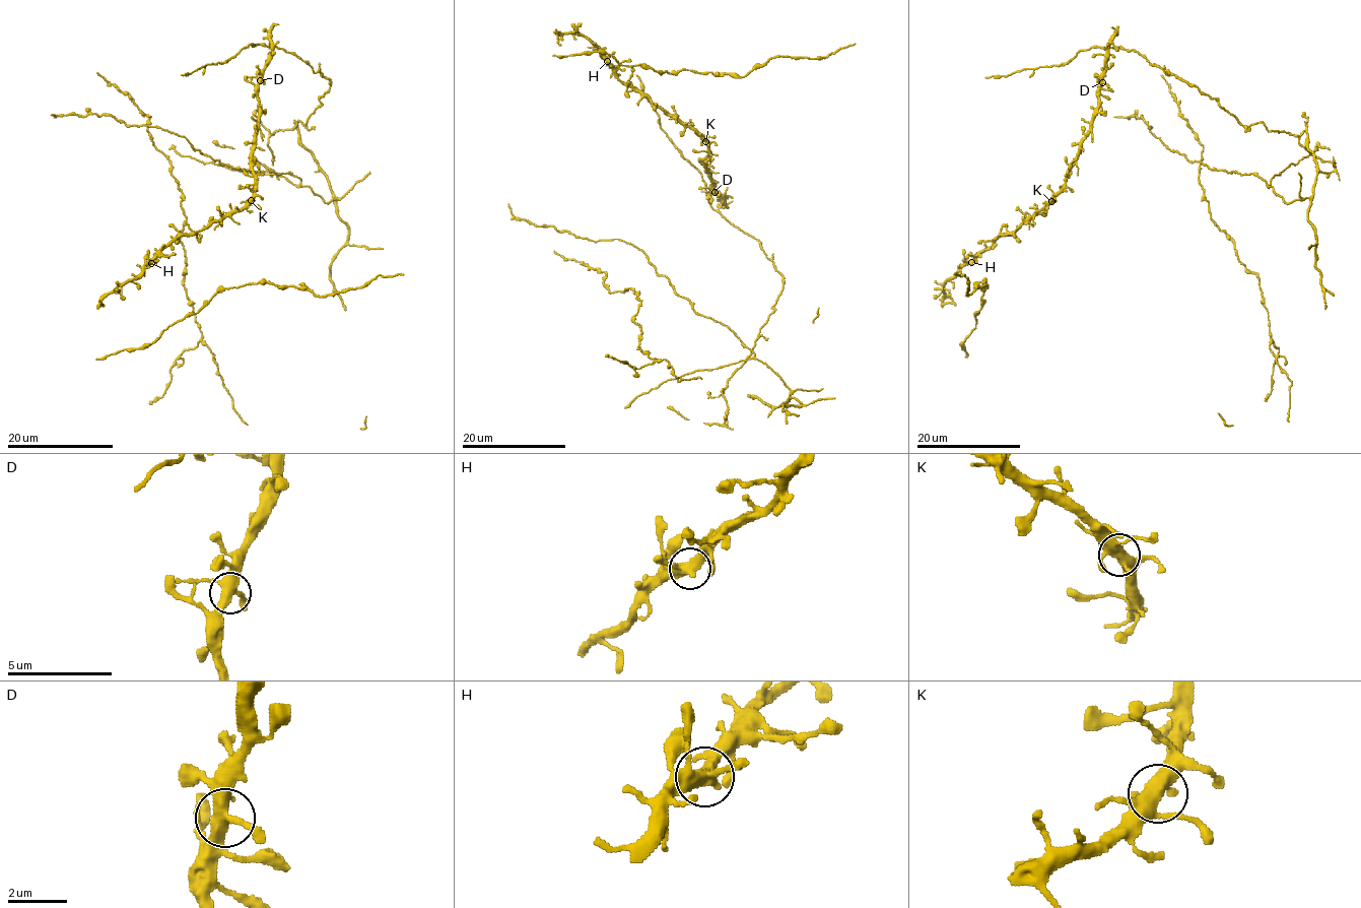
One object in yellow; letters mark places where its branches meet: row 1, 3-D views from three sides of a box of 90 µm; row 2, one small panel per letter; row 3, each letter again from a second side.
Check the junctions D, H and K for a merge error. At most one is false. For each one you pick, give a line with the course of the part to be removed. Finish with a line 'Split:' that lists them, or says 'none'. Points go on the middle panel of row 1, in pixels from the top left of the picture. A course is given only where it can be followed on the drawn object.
Split: none

